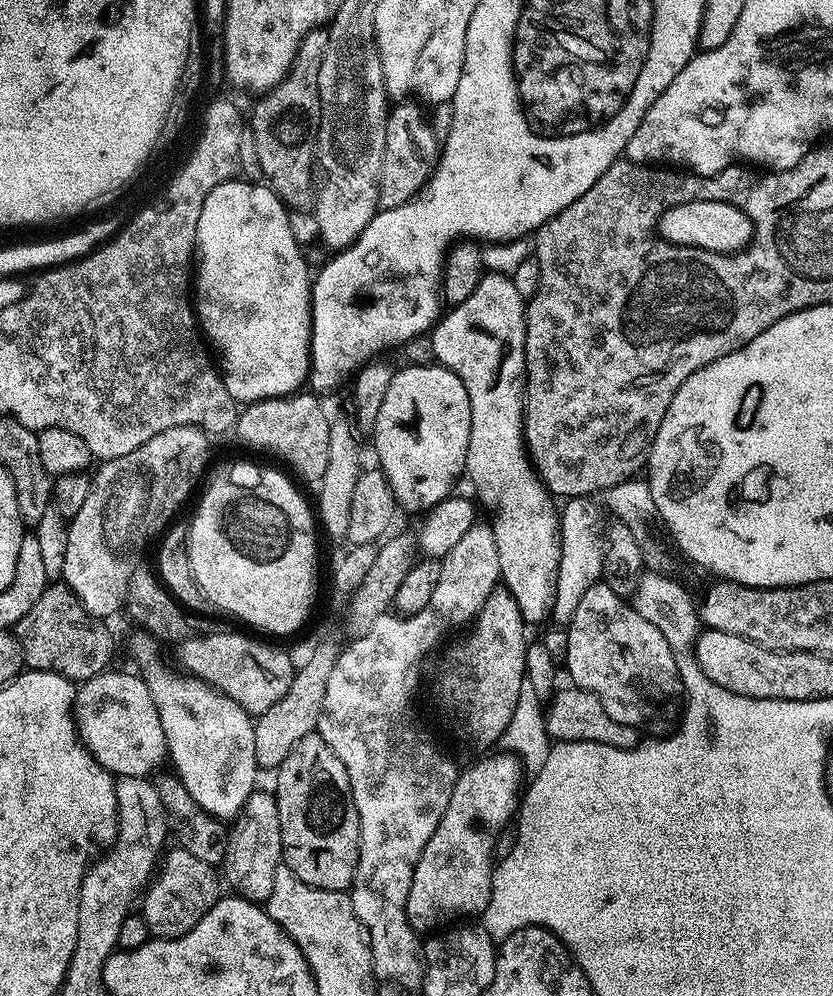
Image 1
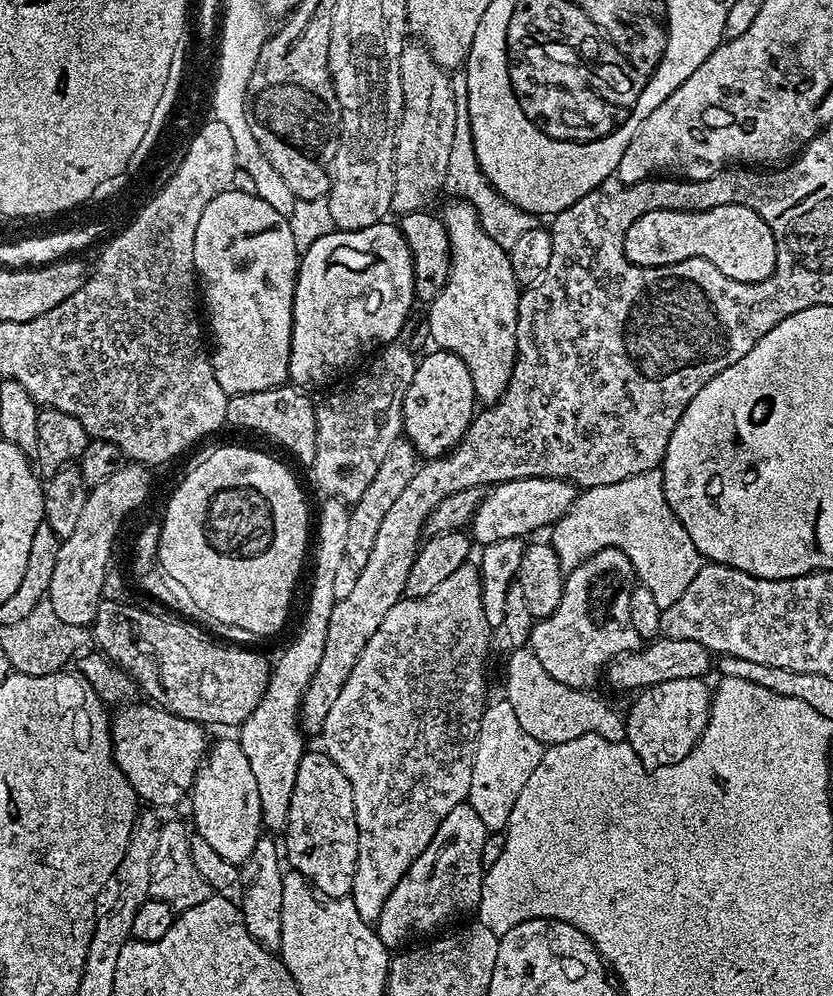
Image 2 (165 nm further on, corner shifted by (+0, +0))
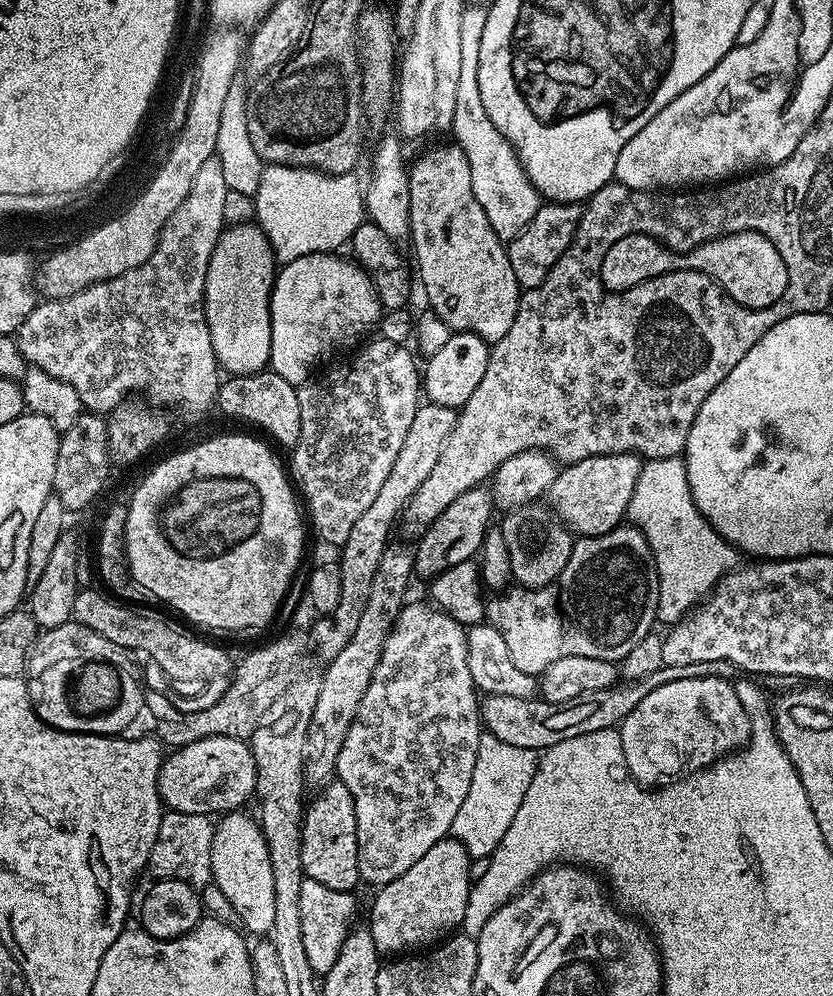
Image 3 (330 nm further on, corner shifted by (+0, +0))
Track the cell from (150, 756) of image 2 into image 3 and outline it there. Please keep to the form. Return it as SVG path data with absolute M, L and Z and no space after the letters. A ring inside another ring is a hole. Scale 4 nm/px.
M211 736L198 738L198 742L190 742L182 747L169 751L160 765L160 776L157 778L161 801L173 812L186 814L202 814L211 817L212 812L223 814L234 812L245 807L247 800L256 795L256 763L252 757L252 749L238 736Z

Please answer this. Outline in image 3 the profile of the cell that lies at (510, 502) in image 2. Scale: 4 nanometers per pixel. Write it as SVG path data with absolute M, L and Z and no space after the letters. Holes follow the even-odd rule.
M634 452L582 458L578 463L561 467L557 471L554 486L550 486L546 494L547 503L569 532L577 537L606 534L621 527L628 515L634 486L638 486L641 463L641 457Z

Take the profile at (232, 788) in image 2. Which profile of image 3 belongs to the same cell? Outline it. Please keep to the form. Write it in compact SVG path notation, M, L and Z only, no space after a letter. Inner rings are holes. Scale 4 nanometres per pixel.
M237 810L223 813L219 817L212 833L212 849L210 850L210 866L212 867L212 883L226 894L230 906L238 914L240 924L245 933L253 932L260 936L271 933L274 926L274 870L270 866L270 850L266 846L264 829L260 827L255 819L247 816L247 811Z

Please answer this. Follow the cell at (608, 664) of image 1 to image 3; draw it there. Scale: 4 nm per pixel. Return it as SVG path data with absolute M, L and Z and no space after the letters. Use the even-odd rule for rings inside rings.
M621 526L601 536L579 537L573 543L570 562L566 562L562 574L558 574L558 578L553 584L547 584L541 588L512 586L507 590L501 591L497 596L500 596L497 600L489 599L487 601L487 623L493 624L502 634L502 639L506 642L506 650L510 650L510 658L514 661L514 666L518 666L518 670L522 670L524 674L539 677L540 673L546 670L546 666L550 666L550 662L558 662L558 658L570 658L570 654L582 654L582 658L600 658L613 662L623 660L626 653L631 650L637 640L643 640L645 636L653 631L652 623L654 625L657 623L656 607L660 601L660 575L656 569L656 559L644 535L635 526Z

